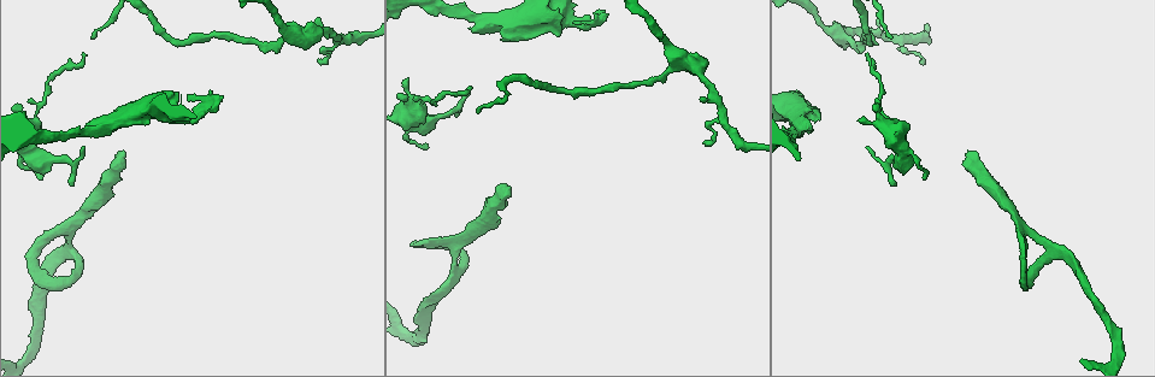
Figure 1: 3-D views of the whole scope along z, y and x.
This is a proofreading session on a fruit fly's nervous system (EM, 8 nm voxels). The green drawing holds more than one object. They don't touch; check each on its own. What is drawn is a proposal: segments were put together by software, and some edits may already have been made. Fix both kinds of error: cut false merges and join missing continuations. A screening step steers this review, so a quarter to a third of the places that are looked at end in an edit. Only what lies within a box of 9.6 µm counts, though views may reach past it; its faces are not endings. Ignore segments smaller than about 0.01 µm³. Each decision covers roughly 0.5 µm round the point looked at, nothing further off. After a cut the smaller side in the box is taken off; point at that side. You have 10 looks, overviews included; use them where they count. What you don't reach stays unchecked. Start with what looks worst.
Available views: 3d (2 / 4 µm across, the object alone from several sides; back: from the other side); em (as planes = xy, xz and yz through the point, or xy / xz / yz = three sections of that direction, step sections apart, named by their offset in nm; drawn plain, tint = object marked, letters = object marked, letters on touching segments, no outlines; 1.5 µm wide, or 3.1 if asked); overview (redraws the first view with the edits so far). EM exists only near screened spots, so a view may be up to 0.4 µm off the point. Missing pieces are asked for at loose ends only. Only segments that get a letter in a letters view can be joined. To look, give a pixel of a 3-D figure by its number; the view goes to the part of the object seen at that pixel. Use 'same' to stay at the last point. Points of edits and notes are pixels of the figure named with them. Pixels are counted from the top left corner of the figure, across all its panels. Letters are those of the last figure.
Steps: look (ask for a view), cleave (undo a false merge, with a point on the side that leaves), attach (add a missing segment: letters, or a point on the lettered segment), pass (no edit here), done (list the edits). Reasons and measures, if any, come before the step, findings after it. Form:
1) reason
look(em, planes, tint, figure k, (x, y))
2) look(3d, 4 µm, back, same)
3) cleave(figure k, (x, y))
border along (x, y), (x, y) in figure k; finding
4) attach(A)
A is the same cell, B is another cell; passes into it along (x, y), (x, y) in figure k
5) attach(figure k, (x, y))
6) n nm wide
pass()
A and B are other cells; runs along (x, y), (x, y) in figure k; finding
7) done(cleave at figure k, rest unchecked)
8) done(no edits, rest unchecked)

free end
look(3d, 2 µm, figure 1, (966, 153))

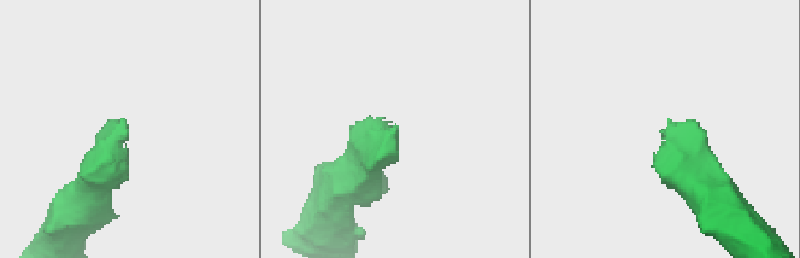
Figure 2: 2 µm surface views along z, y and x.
need the tissue
look(em, planes, letters, figure 2, (121, 118))

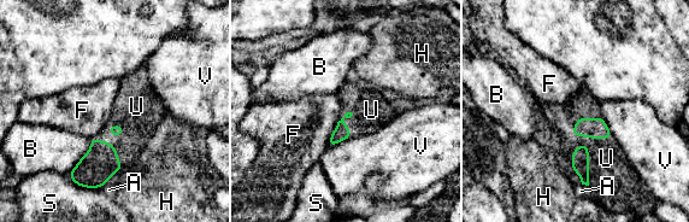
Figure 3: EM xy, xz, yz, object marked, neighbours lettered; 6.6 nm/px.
attach(U)
U is the same cell, A, B, F, H, S and V are other cells; passes into it along (579, 161), (588, 162), (612, 177) in figure 3; the cell continues

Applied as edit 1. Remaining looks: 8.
look(overview)

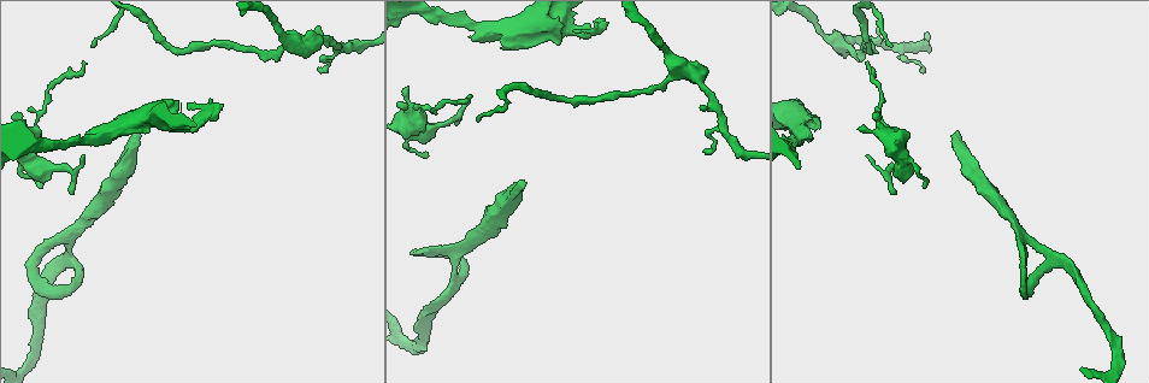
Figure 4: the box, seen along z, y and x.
touches itself
look(3d, 2 µm, back, figure 4, (62, 290))

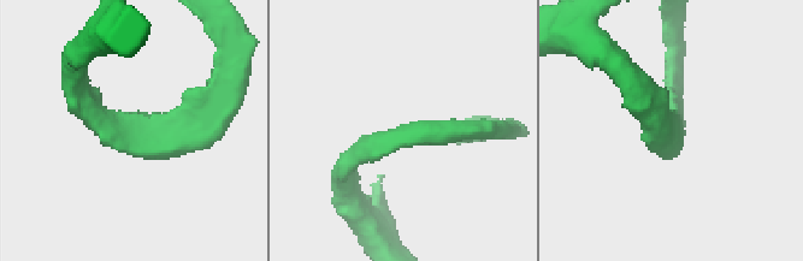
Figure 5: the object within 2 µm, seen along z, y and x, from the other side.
now the EM
look(em, planes, letters, figure 5, (400, 129))

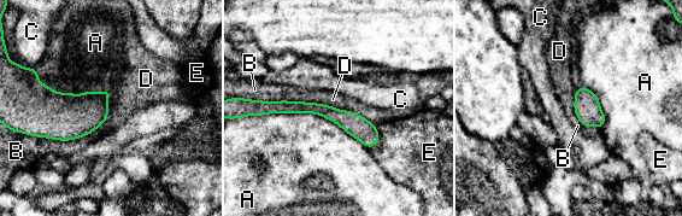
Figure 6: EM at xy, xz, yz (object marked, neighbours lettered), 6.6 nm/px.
130 nm wide
pass()
A, B, C, D and E are other cells; border along (284, 99), (325, 103), (341, 110) in figure 6; continuous, no second cell

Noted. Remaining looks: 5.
branch stops here
look(3d, 2 µm, figure 4, (71, 192))

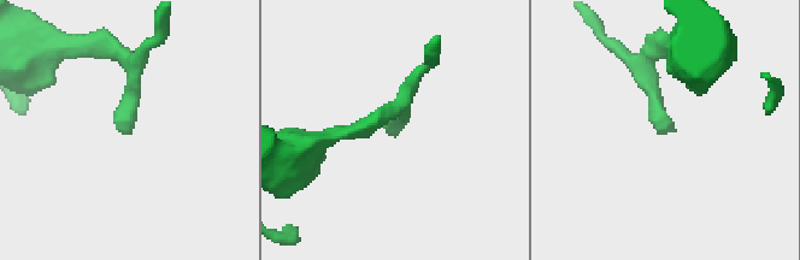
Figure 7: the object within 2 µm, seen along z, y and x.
look(em, xz, step 8, tint, figure 7, (404, 124))

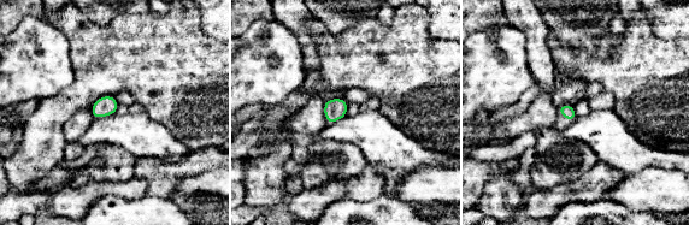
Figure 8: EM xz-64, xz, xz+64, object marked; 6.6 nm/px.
another direction
look(em, planes, letters, same)

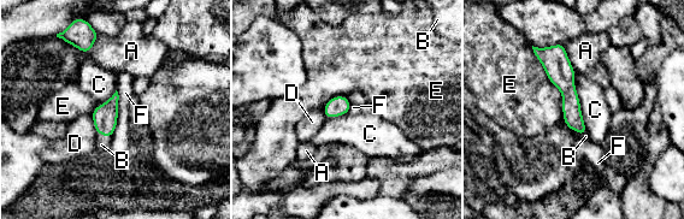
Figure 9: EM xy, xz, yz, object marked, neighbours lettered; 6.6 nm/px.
attach(B)
B is the same cell, A, C, D, E and F are other cells; passes into it along (105, 116), (104, 135), (101, 144) in figure 9; the cell continues

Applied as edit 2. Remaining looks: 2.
done(attach at figure 3, attach at figure 9, rest unchecked)

